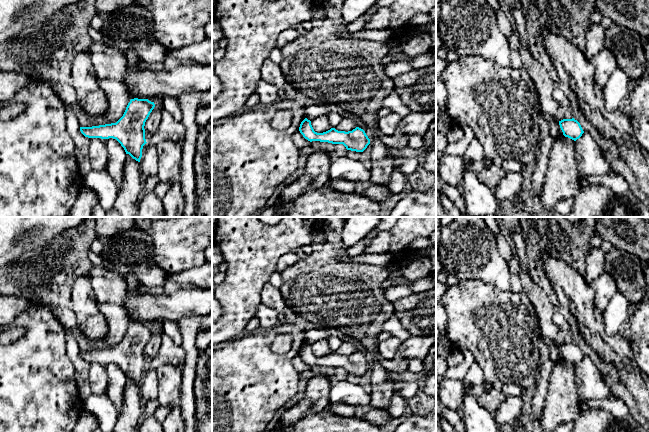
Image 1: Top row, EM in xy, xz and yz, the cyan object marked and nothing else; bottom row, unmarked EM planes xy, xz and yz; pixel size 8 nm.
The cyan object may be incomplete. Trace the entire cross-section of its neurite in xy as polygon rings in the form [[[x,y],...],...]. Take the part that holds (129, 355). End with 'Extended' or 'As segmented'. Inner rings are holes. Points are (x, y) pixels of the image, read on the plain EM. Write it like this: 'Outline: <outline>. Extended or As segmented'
Outline: [[[131,323],[123,340],[111,348],[80,351],[81,357],[88,362],[116,363],[126,378],[140,386],[145,363],[145,346],[154,333],[154,326],[148,323]]]. As segmented

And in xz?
Outline: [[[305,342],[300,348],[299,355],[303,361],[310,366],[320,365],[332,368],[343,368],[347,374],[356,376],[363,376],[370,368],[370,363],[365,355],[359,351],[348,356],[331,352],[326,356],[317,357],[314,355],[311,345]]]. As segmented

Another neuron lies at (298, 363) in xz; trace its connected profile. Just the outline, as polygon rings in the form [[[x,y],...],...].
[[[297,355],[293,358],[292,360],[292,364],[294,366],[294,368],[300,373],[303,371],[306,371],[310,368],[310,365],[308,365],[307,363],[305,363],[303,361],[303,359],[300,357],[300,355]]]

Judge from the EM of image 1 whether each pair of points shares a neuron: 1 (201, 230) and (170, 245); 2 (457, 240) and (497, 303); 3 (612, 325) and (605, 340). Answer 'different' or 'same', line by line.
1: same
2: different
3: different

